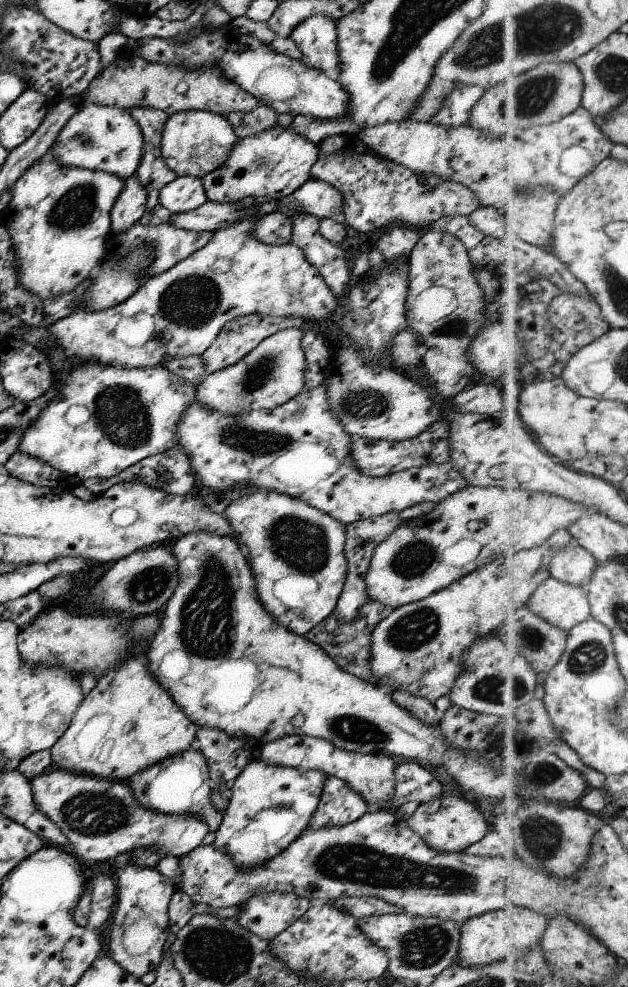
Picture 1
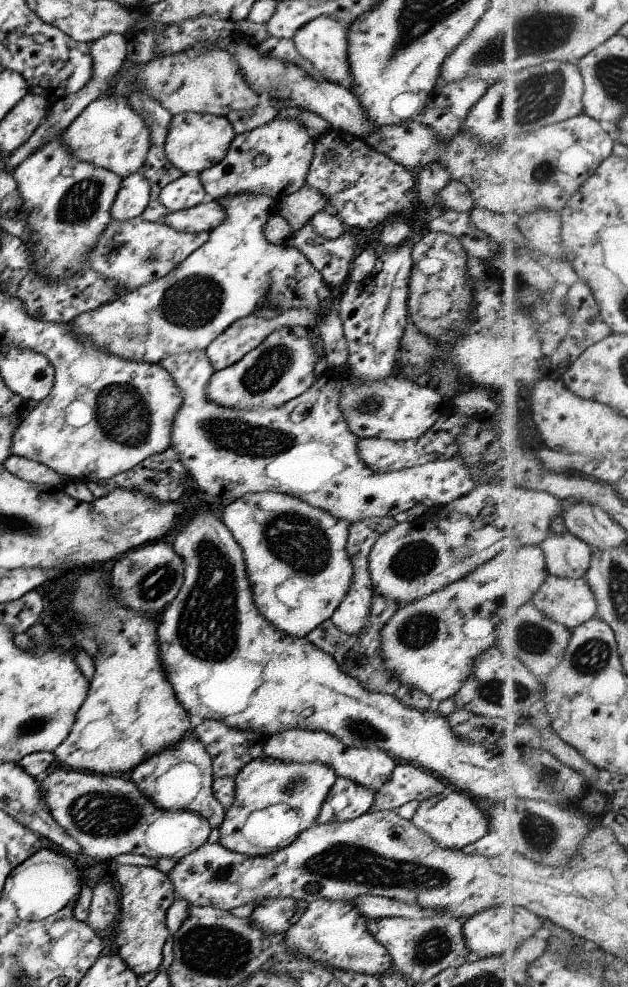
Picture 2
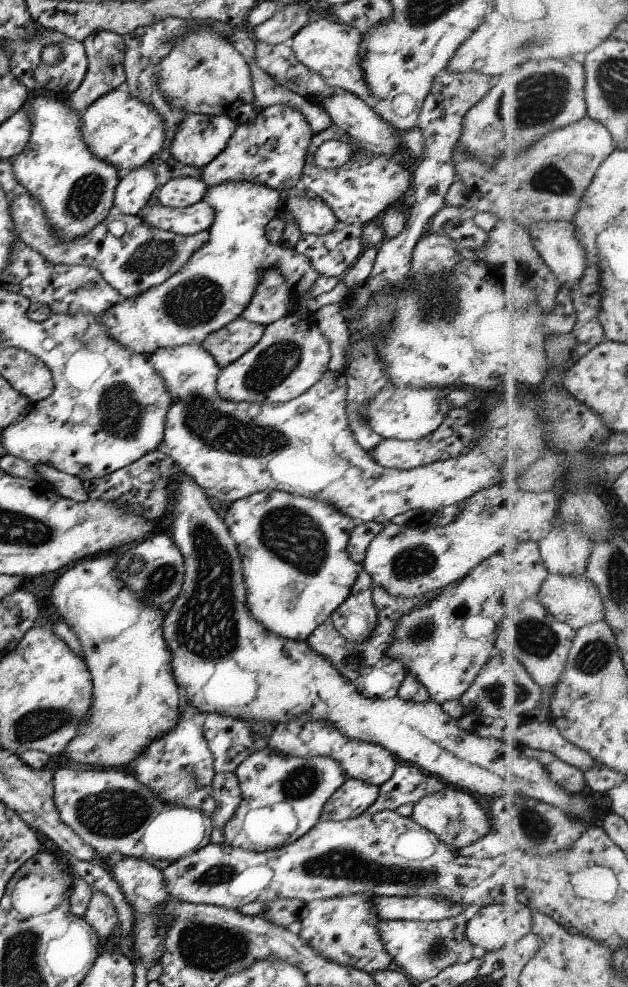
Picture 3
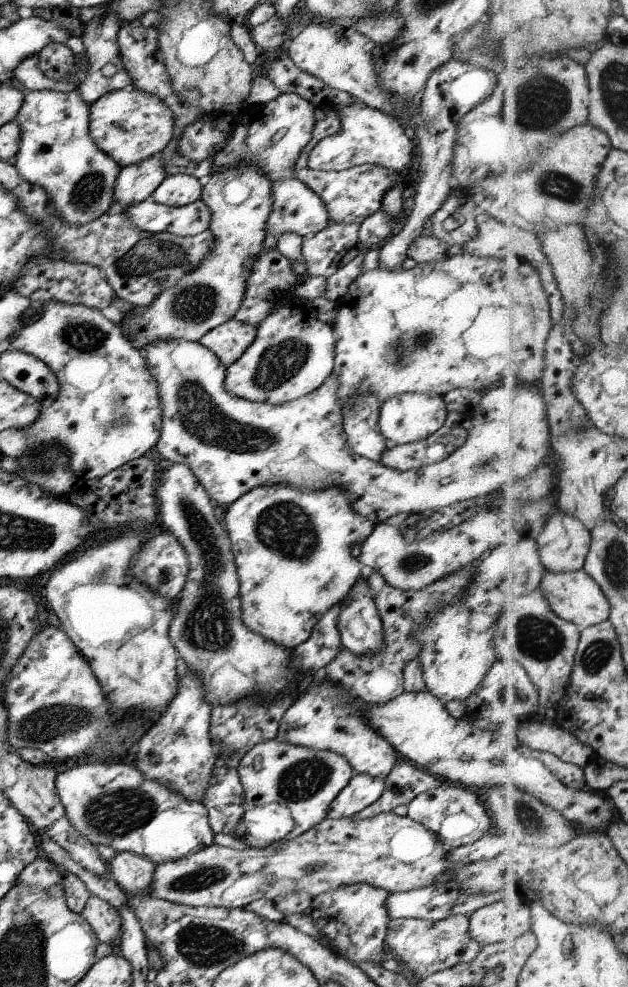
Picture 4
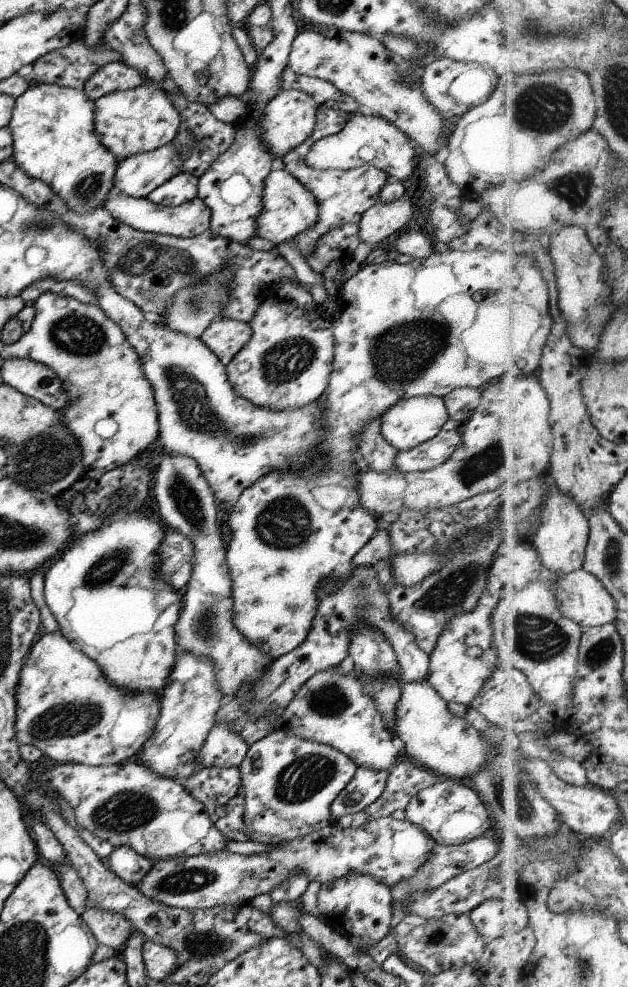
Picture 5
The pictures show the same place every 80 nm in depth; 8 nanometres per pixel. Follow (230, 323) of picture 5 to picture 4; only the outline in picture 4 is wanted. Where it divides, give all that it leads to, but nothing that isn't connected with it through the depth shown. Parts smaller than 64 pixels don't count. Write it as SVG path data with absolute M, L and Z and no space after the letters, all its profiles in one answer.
M235 318L216 326L198 340L224 366L232 365L253 342L256 328Z

